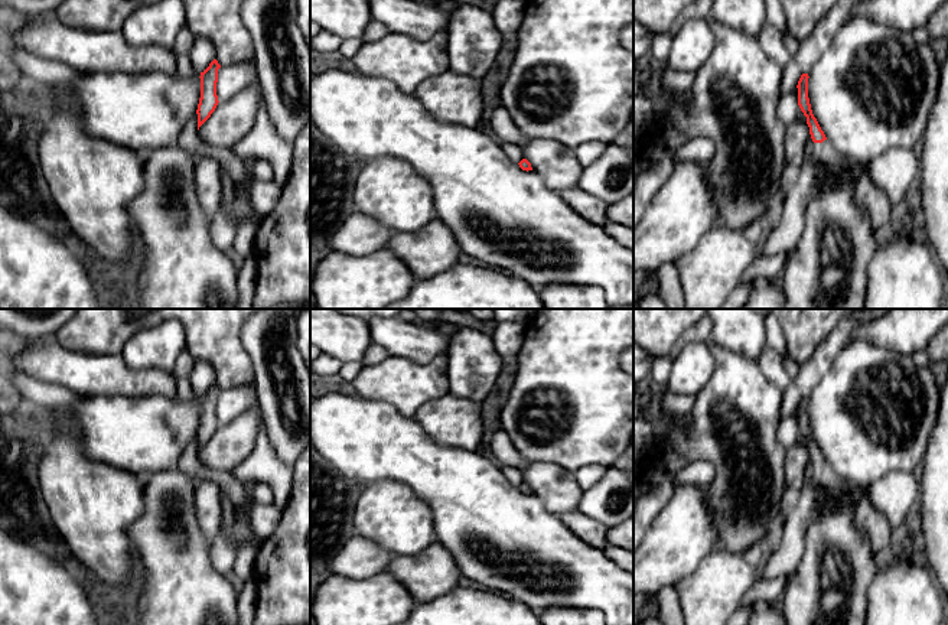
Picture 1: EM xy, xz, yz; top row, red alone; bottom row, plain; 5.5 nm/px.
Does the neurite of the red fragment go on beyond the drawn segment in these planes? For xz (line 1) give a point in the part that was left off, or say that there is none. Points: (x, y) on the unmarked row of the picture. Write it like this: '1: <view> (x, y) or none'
1: none

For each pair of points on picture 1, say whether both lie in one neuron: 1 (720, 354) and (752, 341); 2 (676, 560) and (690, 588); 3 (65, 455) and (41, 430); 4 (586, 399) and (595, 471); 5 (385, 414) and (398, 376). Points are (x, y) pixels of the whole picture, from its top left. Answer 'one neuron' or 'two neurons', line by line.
1: two neurons
2: two neurons
3: two neurons
4: two neurons
5: two neurons

